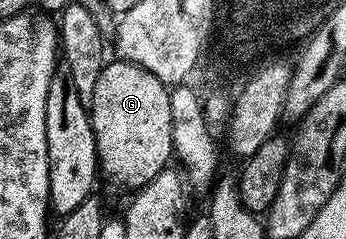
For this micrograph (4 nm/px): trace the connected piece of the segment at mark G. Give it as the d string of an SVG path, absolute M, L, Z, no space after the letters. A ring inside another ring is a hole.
M107 61L104 72L100 72L100 80L96 80L94 85L92 104L88 109L92 132L95 133L98 168L103 179L106 177L112 185L119 186L120 189L126 190L125 192L133 192L148 184L161 170L171 165L174 141L172 140L170 90L152 72L132 62Z

